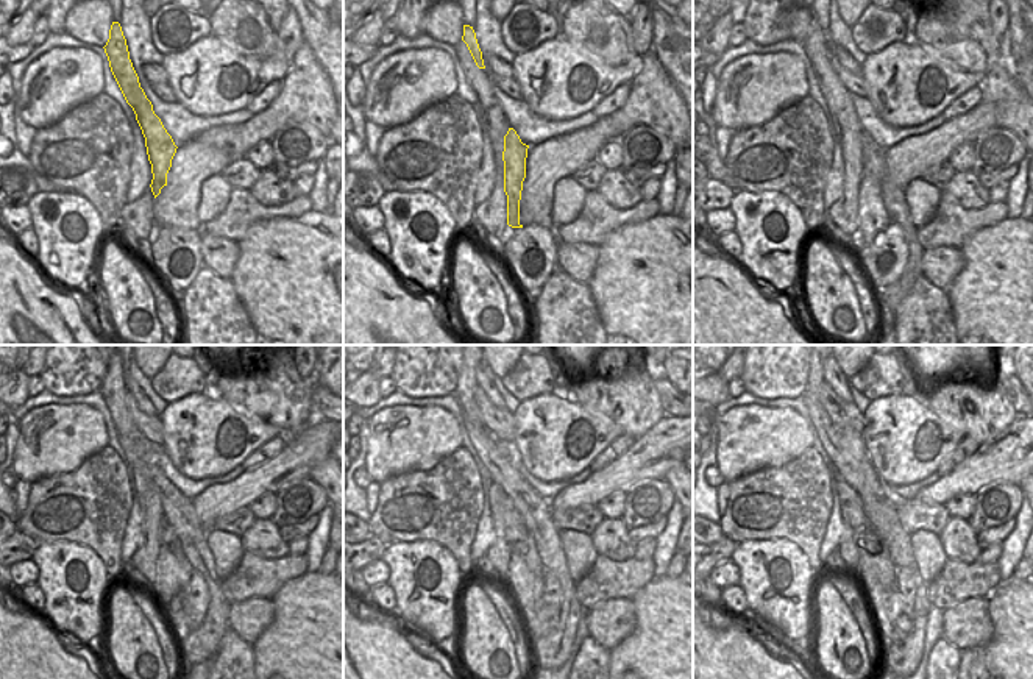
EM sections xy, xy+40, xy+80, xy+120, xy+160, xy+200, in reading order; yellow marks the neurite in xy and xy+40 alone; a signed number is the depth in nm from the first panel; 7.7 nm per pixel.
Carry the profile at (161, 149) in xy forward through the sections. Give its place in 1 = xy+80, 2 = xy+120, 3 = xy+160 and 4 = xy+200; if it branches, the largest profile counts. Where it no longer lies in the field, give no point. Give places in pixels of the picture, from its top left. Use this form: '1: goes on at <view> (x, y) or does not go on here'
1: goes on at xy+80 (873, 217)
2: goes on at xy+120 (172, 570)
3: goes on at xy+160 (526, 586)
4: goes on at xy+200 (894, 620)

